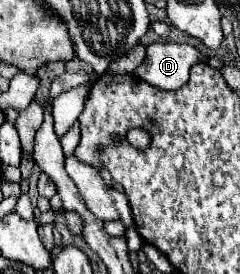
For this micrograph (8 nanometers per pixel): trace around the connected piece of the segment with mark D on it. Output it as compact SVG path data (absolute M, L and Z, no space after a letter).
M151 43L135 75L153 87L177 91L189 81L189 69L205 57L185 43Z

